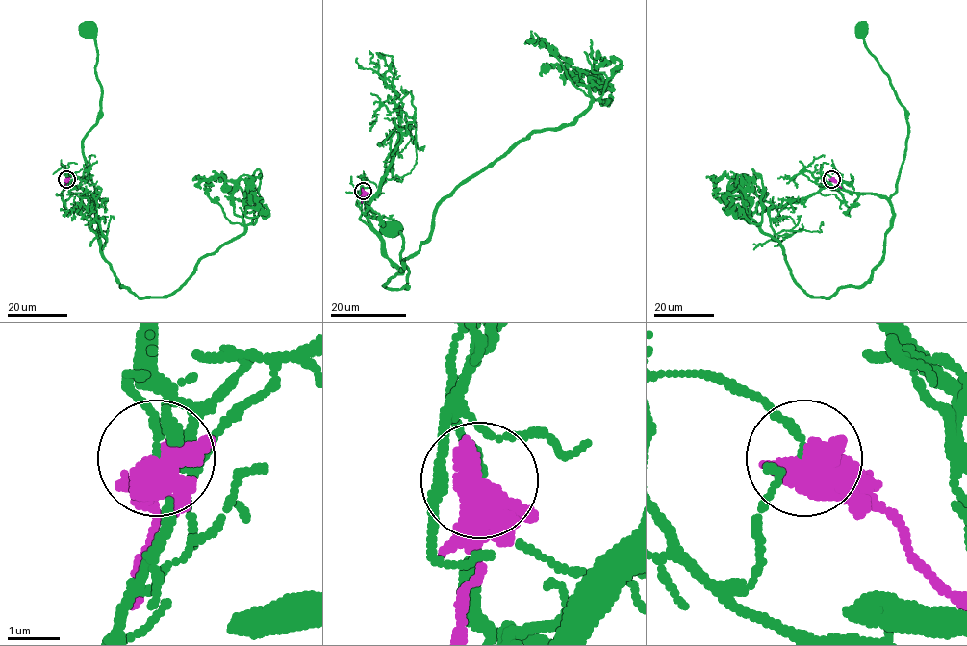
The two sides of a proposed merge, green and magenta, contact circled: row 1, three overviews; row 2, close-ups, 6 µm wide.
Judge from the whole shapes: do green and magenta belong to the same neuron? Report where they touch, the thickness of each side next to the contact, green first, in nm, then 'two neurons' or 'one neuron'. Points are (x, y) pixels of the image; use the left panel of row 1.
(66, 179) | 130/500 nm | two neurons

